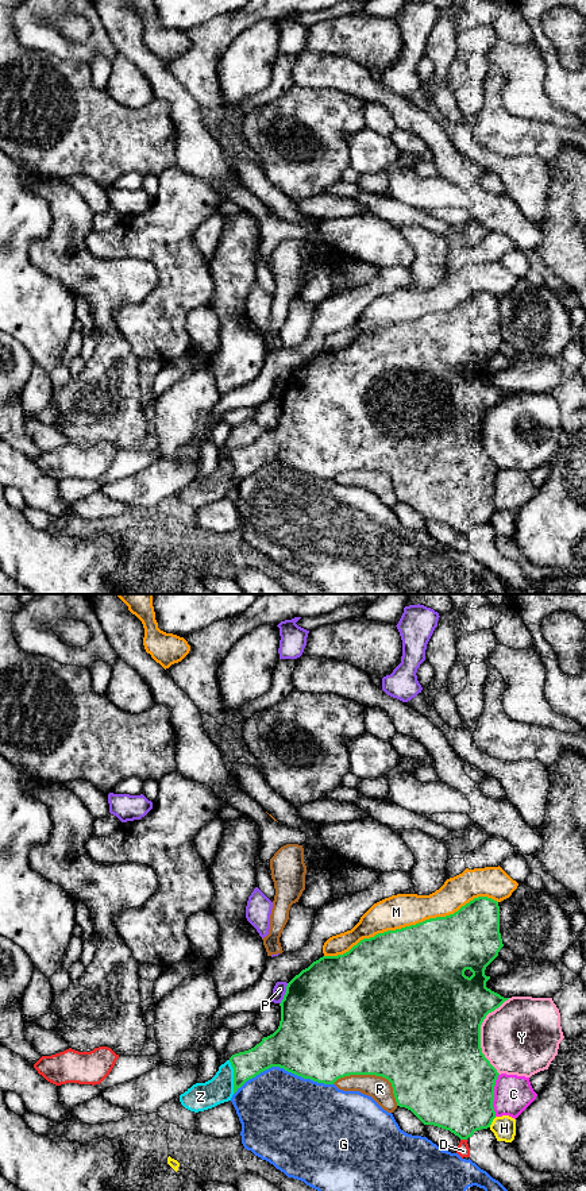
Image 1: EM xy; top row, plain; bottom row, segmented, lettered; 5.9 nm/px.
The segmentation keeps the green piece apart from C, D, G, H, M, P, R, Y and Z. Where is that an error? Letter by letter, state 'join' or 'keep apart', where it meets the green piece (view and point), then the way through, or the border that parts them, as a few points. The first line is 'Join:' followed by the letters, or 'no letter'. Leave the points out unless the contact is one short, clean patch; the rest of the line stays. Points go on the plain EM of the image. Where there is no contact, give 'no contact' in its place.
Join: no letter
C: keep apart; meets green in xy at (493, 490)
D: keep apart; meets green in xy at (463, 534)
G: keep apart; meets green in xy at (282, 462)
H: keep apart; meets green in xy at (492, 516); border along xy (496, 512), (489, 521)
M: keep apart; meets green in xy at (411, 320)
P: keep apart; meets green in xy at (285, 389)
R: keep apart; meets green in xy at (373, 469)
Y: keep apart; meets green in xy at (480, 428)
Z: keep apart; meets green in xy at (234, 471); border along xy (228, 455), (232, 463), (234, 488)

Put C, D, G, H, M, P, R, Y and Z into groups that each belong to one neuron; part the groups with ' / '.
C / D Z / G / H / M / P / R / Y

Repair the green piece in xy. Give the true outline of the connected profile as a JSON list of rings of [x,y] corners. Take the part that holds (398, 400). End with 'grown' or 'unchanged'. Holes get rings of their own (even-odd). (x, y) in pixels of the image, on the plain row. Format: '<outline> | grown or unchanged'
[[[478,292],[454,309],[429,313],[416,320],[378,328],[374,332],[361,335],[343,350],[320,352],[288,378],[286,388],[279,398],[281,416],[278,424],[273,429],[263,432],[254,443],[230,452],[230,458],[234,463],[234,489],[247,475],[271,462],[279,462],[304,474],[324,479],[334,479],[338,474],[350,470],[375,470],[392,478],[397,501],[410,505],[424,520],[433,520],[450,525],[460,535],[467,535],[477,525],[490,523],[496,513],[493,496],[494,481],[500,469],[482,448],[481,420],[489,408],[494,406],[509,394],[486,382],[486,377],[490,371],[485,370],[485,365],[498,351],[502,342],[498,297],[487,292]]] | unchanged

